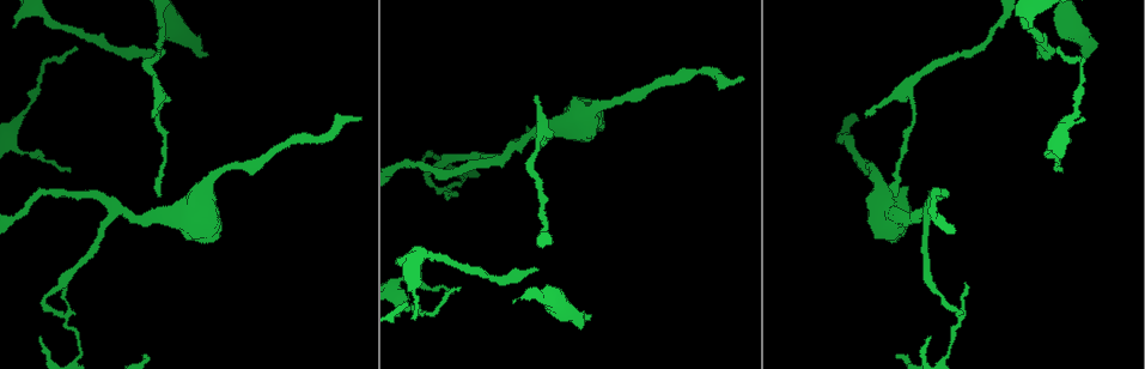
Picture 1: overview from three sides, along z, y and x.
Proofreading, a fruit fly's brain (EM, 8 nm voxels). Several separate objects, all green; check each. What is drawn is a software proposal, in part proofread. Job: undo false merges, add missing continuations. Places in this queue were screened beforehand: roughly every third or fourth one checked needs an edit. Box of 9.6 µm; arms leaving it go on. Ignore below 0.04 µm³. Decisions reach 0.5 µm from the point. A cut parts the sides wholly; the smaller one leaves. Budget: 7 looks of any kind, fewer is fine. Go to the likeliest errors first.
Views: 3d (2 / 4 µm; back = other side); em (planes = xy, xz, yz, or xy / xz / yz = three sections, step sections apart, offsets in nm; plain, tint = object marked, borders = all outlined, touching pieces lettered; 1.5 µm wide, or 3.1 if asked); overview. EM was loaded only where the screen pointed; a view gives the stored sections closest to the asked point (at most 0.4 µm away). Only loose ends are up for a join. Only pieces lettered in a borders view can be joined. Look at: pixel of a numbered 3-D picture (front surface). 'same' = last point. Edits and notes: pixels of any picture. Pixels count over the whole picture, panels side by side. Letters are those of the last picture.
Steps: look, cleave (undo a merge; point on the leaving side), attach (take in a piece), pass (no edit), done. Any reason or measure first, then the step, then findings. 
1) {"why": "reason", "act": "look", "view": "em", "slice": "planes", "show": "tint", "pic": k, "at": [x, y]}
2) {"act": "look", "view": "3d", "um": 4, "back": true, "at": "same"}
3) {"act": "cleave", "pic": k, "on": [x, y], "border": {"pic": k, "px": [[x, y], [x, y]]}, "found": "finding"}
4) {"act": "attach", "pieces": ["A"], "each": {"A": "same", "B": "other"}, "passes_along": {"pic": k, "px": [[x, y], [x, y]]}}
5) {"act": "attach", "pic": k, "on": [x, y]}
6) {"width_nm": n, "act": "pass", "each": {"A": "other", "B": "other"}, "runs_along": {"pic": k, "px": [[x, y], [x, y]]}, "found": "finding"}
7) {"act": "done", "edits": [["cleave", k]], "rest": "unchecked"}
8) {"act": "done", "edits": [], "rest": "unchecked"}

{"why": "branch stops here", "act": "look", "view": "3d", "um": 2, "pic": 1, "at": [589, 314]}

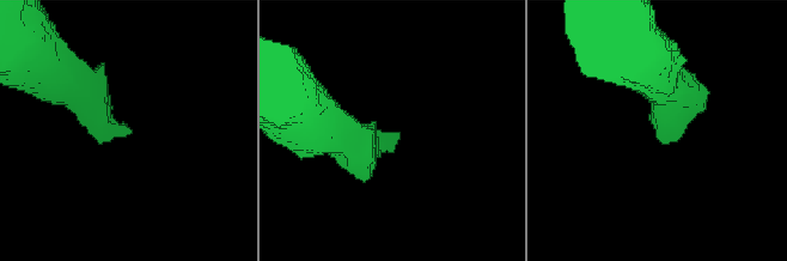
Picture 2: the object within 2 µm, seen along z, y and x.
{"act": "look", "view": "em", "slice": "planes", "show": "borders", "pic": 2, "at": [127, 130]}

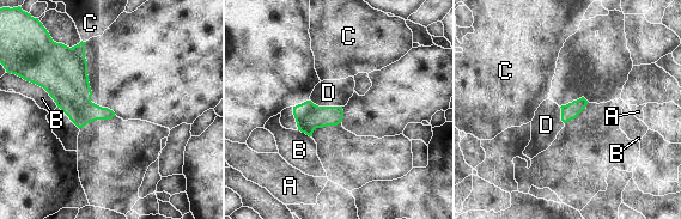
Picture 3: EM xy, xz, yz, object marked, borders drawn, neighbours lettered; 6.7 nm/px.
{"longest_contact_nm": ["B", 240], "act": "attach", "pieces": ["D"], "each": {"A": "other", "B": "other", "C": "other", "D": "same"}, "found": "the neuron continues"}

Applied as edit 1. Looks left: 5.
{"act": "look", "view": "overview"}

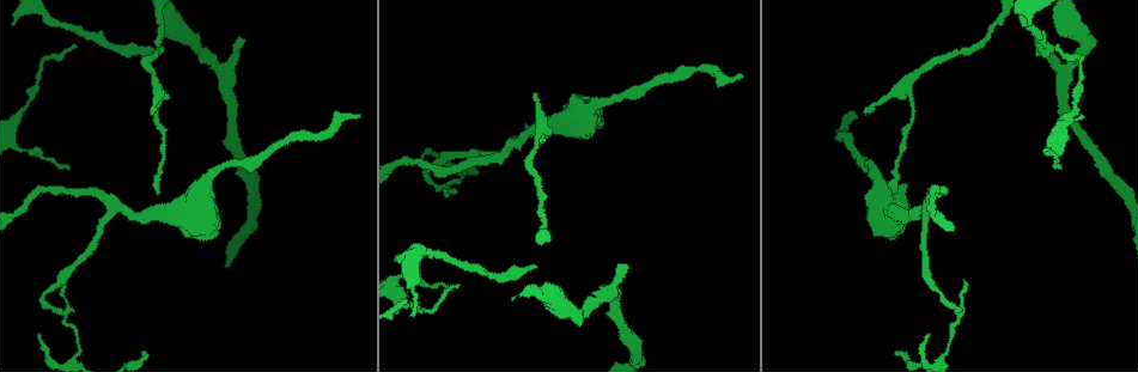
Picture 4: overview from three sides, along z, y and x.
{"why": "end of a long branch", "act": "look", "view": "3d", "um": 4, "pic": 4, "at": [536, 266]}

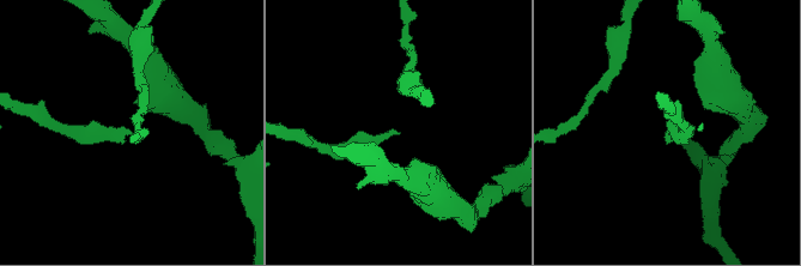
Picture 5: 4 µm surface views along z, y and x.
{"act": "look", "view": "em", "um": 3.1, "slice": "planes", "show": "borders", "pic": 5, "at": [666, 131]}

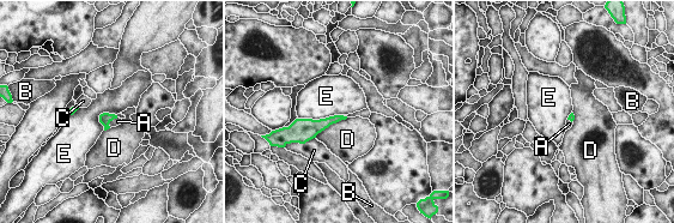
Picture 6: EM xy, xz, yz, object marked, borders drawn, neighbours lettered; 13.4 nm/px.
{"act": "attach", "pieces": ["A"], "each": {"A": "same", "B": "other", "C": "other", "D": "other", "E": "other"}, "passes_along": {"pic": 6, "px": [[105, 118], [111, 120], [117, 121]]}, "found": "it goes on there"}

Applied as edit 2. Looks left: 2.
{"act": "done", "edits": [["attach", 3], ["attach", 6]], "rest": "unchecked"}

